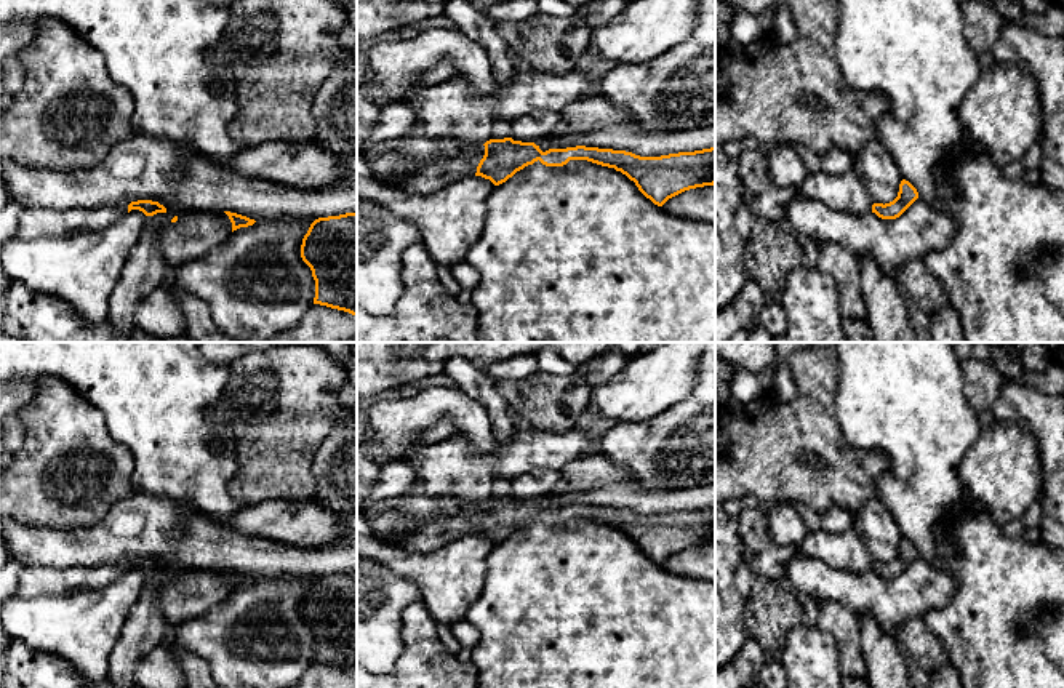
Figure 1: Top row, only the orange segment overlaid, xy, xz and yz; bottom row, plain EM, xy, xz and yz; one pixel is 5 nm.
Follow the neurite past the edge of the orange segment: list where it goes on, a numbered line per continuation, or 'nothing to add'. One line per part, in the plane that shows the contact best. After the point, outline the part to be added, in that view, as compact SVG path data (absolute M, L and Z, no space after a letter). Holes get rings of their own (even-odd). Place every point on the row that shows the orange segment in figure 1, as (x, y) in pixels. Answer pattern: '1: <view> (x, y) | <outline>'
1: xz (432, 178) | M482 144L483 154L475 158L451 158L442 160L424 166L413 176L406 176L405 181L392 189L403 194L429 195L445 189L446 186L467 178L475 176L477 166L485 155L485 146Z

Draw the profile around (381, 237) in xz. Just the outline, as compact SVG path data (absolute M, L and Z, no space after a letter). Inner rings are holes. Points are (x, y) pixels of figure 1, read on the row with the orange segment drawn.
M357 197L357 309L374 317L394 310L403 291L402 254L421 240L421 229L414 222L395 216L381 202Z

